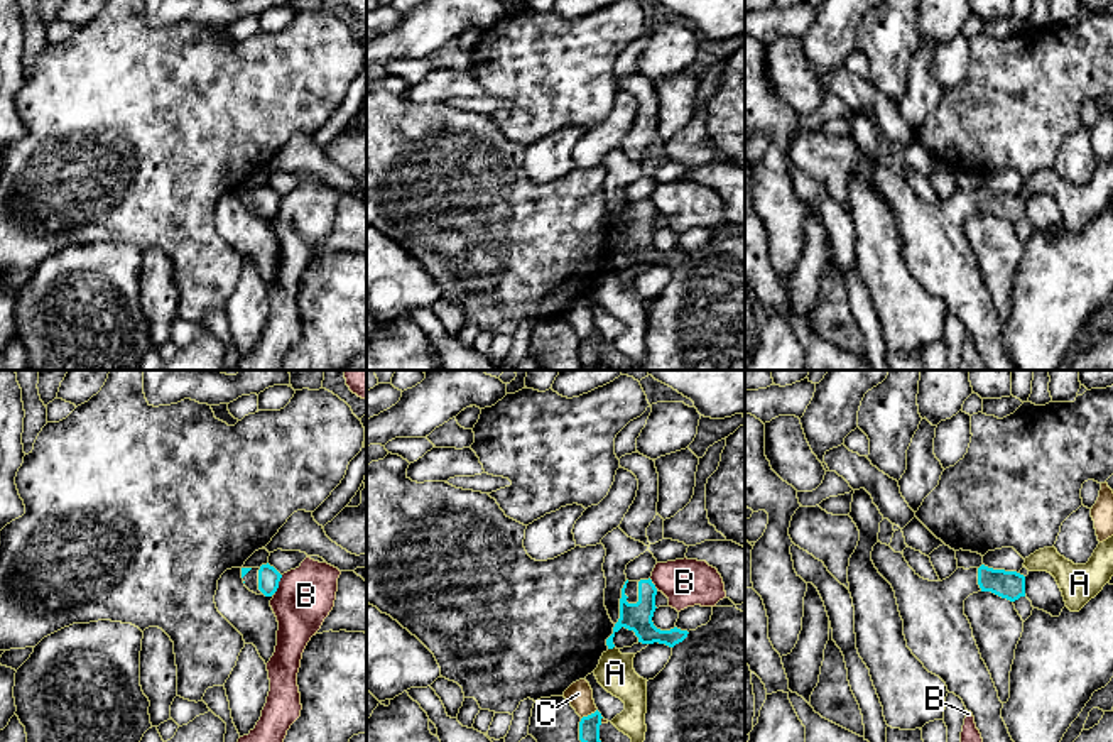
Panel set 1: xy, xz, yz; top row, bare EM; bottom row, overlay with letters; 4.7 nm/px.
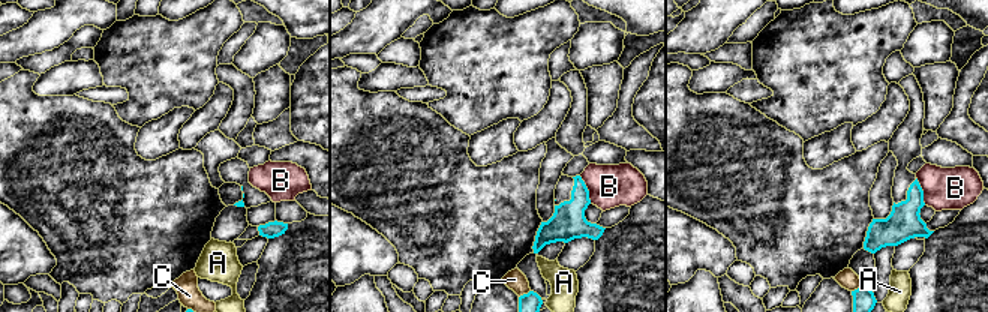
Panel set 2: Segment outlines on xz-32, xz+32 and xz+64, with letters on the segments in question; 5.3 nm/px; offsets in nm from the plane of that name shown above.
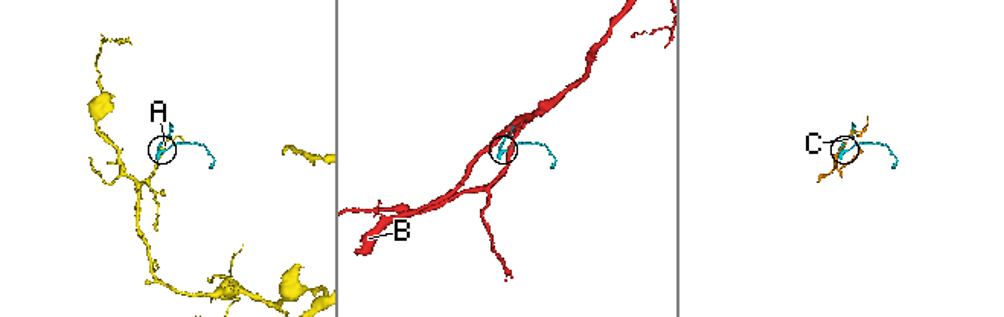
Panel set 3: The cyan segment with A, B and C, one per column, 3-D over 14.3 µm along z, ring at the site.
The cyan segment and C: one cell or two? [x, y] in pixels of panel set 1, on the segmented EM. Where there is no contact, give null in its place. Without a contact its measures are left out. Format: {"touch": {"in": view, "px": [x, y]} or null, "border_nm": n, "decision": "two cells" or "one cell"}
{"touch": {"in": "xz", "px": [588, 715]}, "border_nm": 90, "decision": "two cells"}

